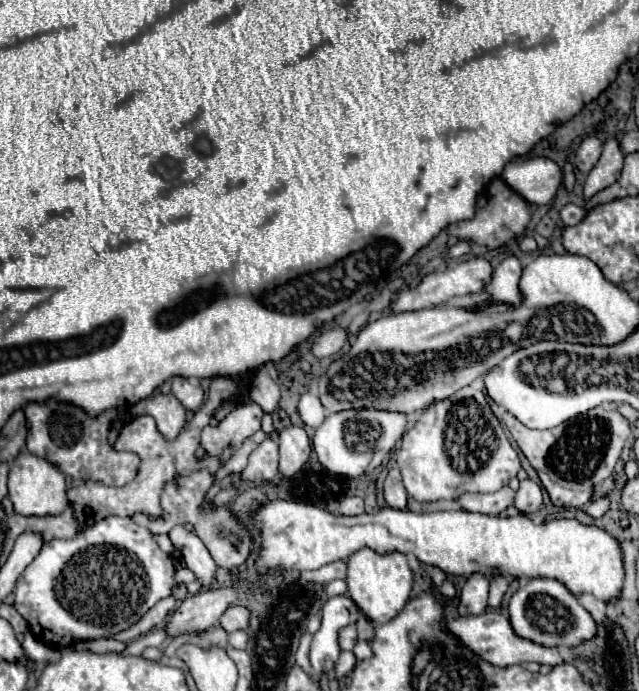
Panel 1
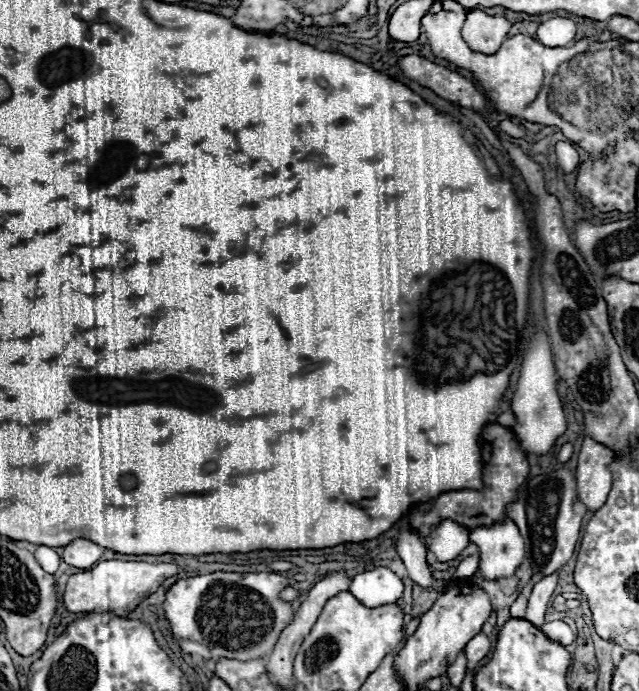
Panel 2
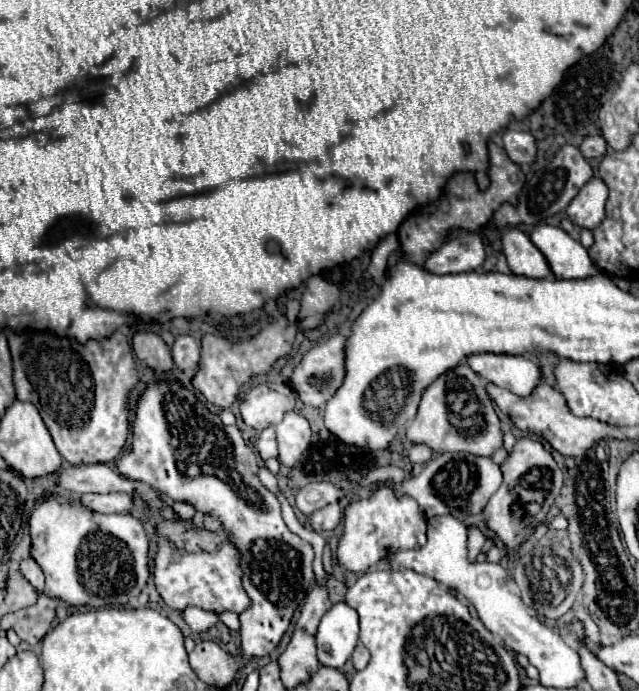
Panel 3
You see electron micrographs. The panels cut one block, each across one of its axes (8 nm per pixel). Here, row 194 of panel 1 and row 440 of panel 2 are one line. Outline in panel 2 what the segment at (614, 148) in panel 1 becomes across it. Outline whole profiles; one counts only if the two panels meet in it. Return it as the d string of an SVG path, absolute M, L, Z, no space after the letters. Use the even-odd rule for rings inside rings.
M584 438L576 468L576 498L588 512L596 512L606 502L612 486L612 476L608 470L610 458L614 458L610 448Z

